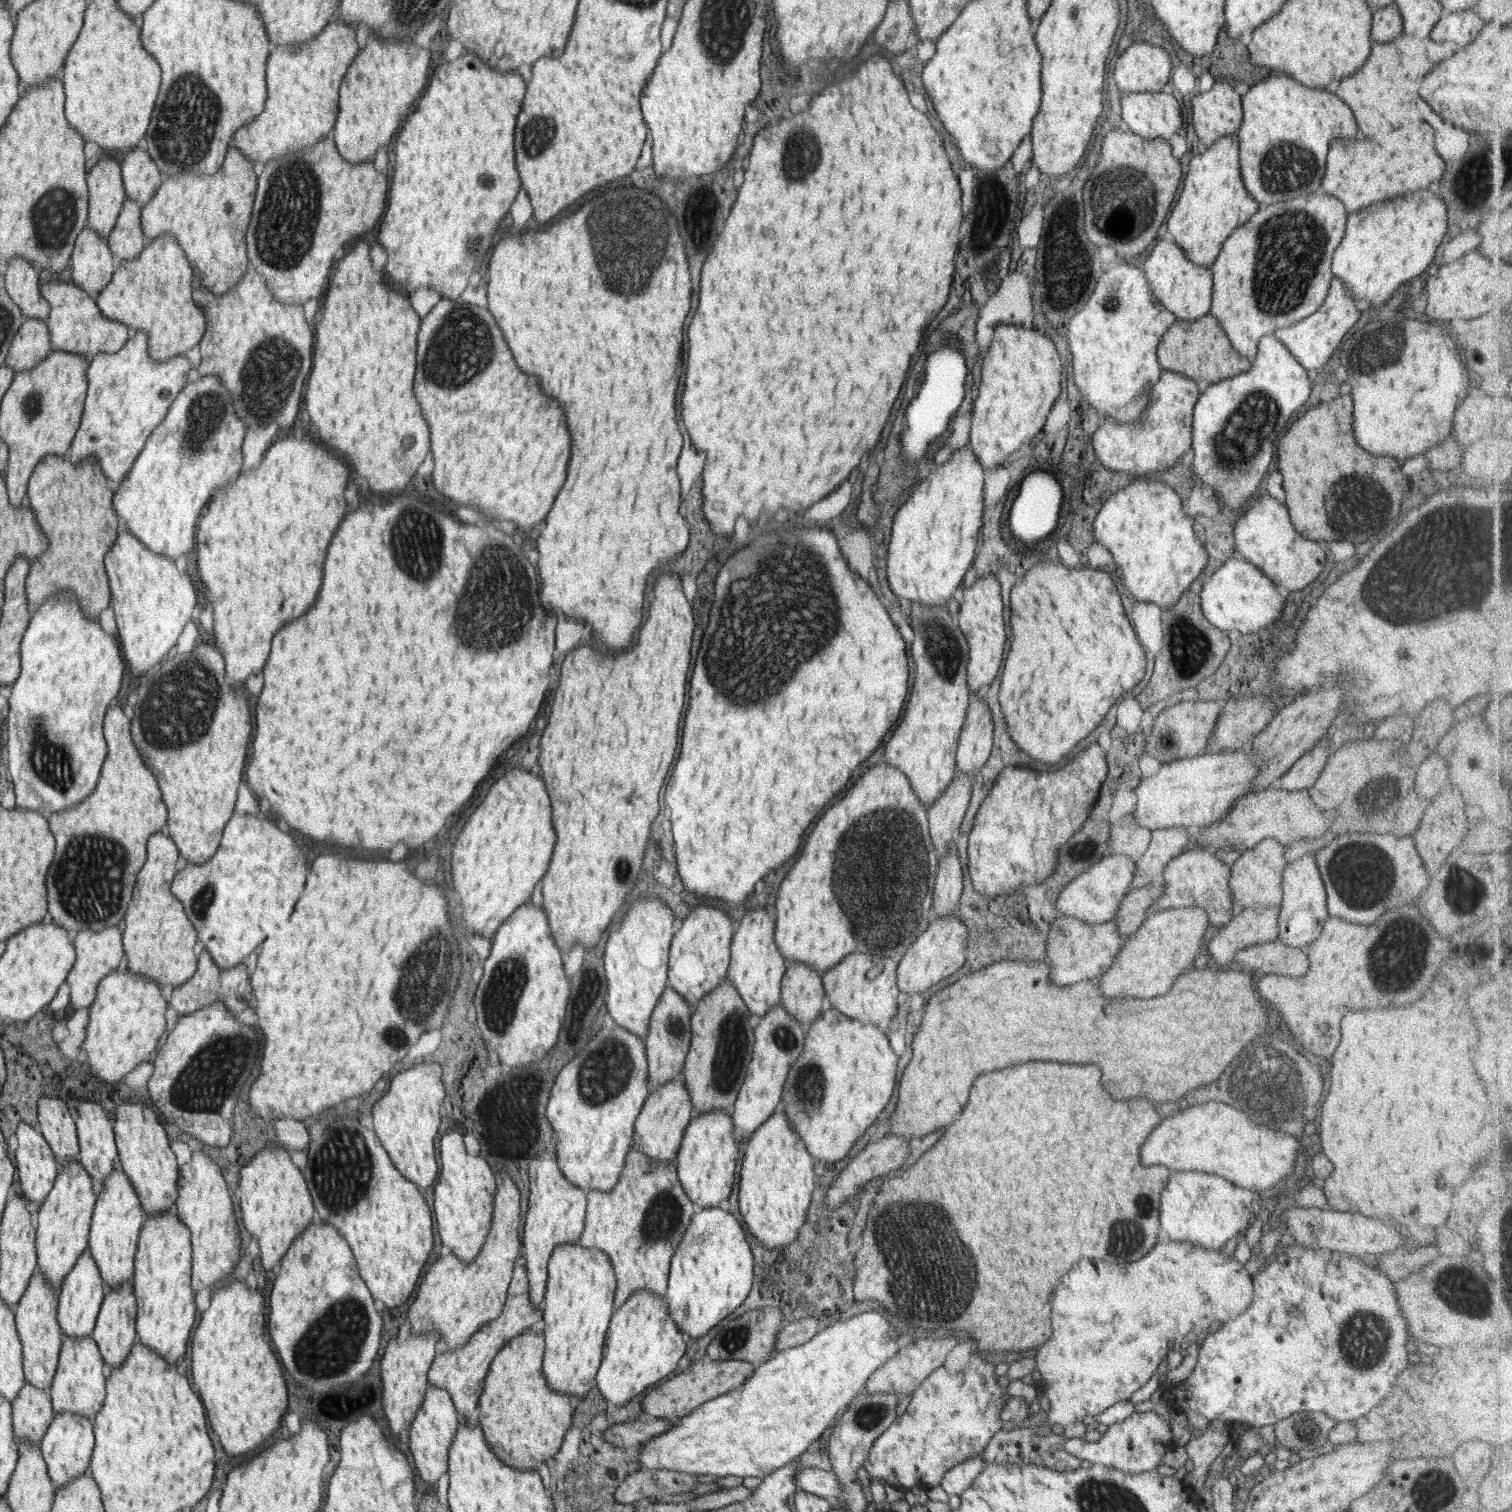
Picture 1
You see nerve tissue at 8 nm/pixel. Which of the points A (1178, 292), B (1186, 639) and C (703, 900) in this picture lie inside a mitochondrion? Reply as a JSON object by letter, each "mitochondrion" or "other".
{"A":"other","B":"mitochondrion","C":"other"}

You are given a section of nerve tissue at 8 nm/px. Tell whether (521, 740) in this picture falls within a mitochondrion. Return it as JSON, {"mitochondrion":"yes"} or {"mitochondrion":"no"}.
{"mitochondrion":"no"}

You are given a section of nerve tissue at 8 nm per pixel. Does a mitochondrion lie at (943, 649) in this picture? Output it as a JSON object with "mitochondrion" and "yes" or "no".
{"mitochondrion":"yes"}

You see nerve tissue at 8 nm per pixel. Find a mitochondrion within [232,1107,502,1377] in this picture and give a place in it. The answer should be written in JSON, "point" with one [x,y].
{"point":[342,1161]}

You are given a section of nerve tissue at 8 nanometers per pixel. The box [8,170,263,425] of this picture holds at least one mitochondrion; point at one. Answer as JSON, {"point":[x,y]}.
{"point":[53,217]}

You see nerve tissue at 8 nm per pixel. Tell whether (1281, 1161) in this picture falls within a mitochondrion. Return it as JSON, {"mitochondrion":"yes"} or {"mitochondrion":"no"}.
{"mitochondrion":"no"}

